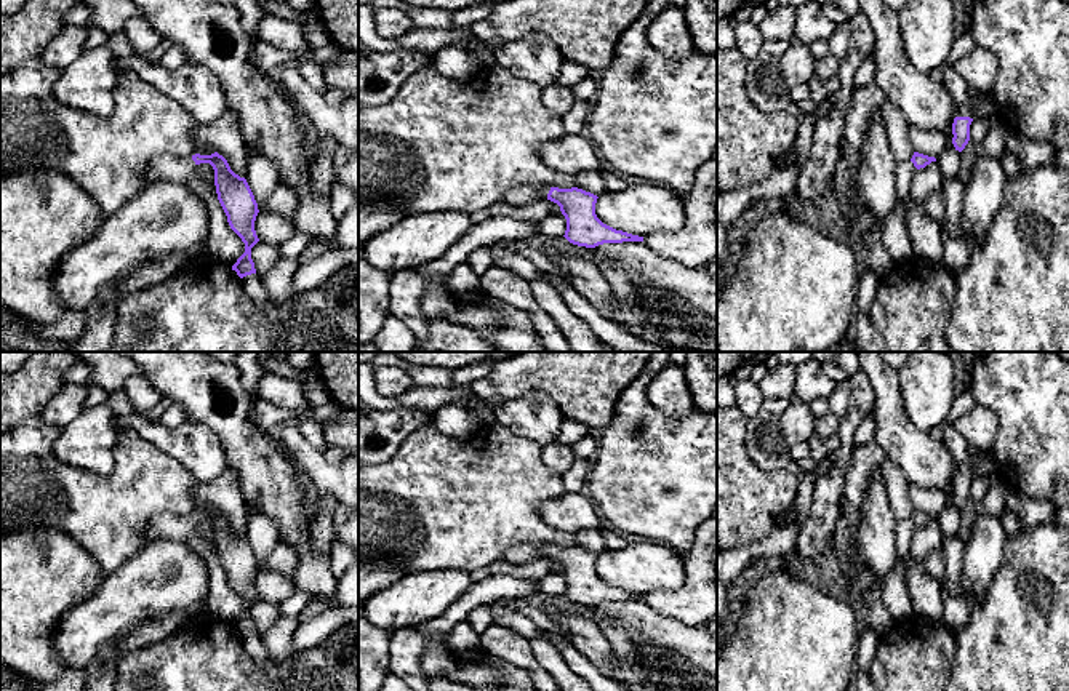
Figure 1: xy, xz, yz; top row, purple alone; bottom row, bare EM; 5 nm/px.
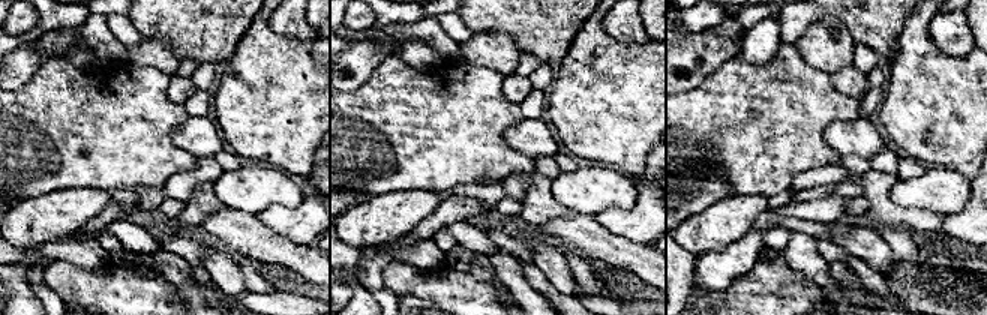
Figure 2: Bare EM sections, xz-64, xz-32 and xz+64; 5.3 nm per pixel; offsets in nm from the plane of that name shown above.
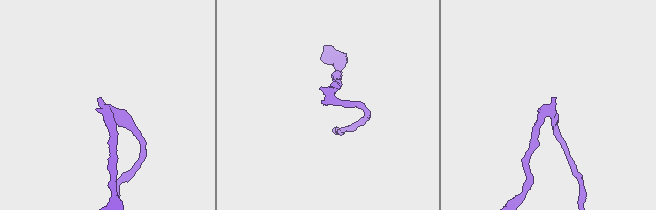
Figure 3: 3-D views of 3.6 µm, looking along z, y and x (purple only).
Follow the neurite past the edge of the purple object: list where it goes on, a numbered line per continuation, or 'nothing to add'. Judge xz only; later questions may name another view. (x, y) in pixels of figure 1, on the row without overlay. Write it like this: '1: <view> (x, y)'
1: xz (520, 554)

